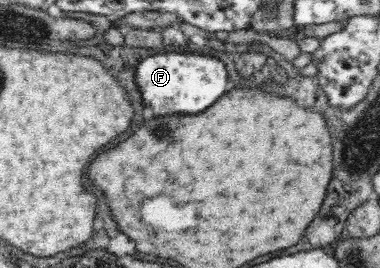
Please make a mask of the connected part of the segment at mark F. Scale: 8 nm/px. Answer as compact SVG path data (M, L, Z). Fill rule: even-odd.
M202 51L199 53L156 53L141 59L136 68L137 83L143 106L153 110L155 116L171 116L171 114L199 114L207 110L207 106L215 104L229 88L229 78L225 65L215 57L209 57Z

